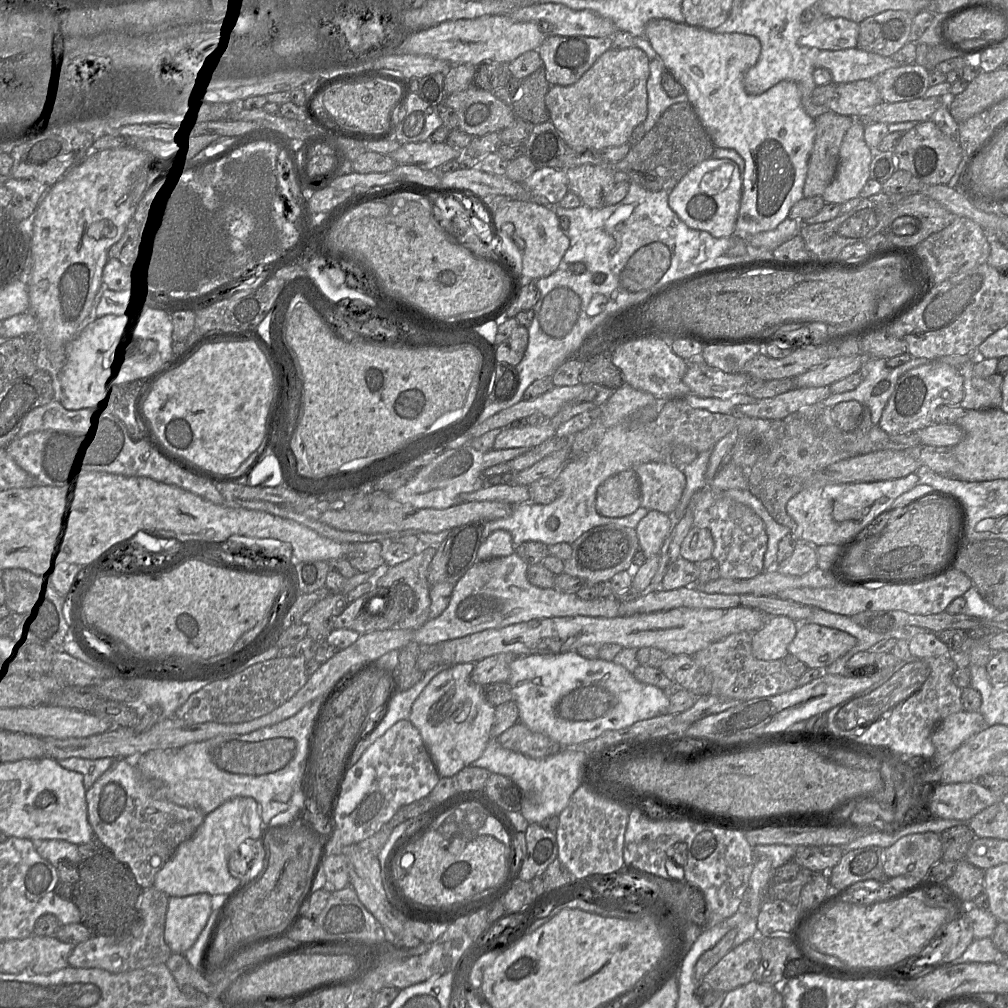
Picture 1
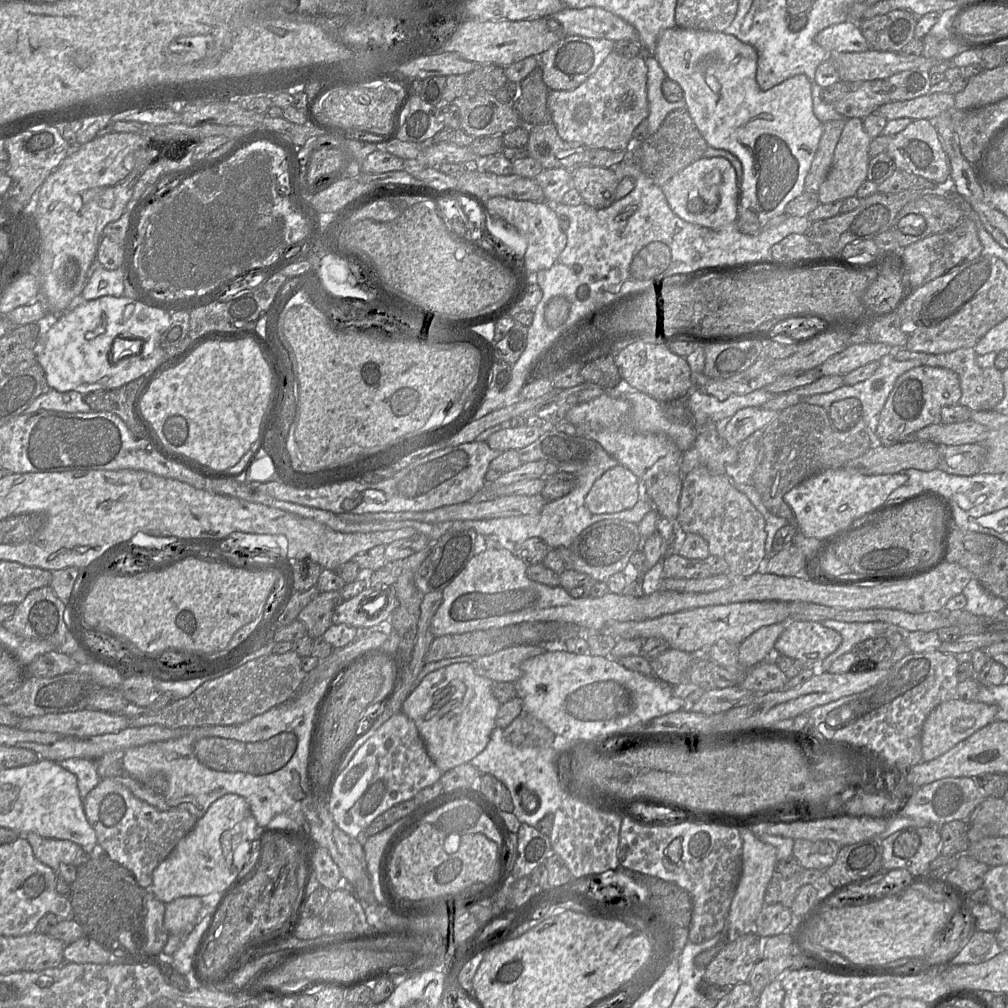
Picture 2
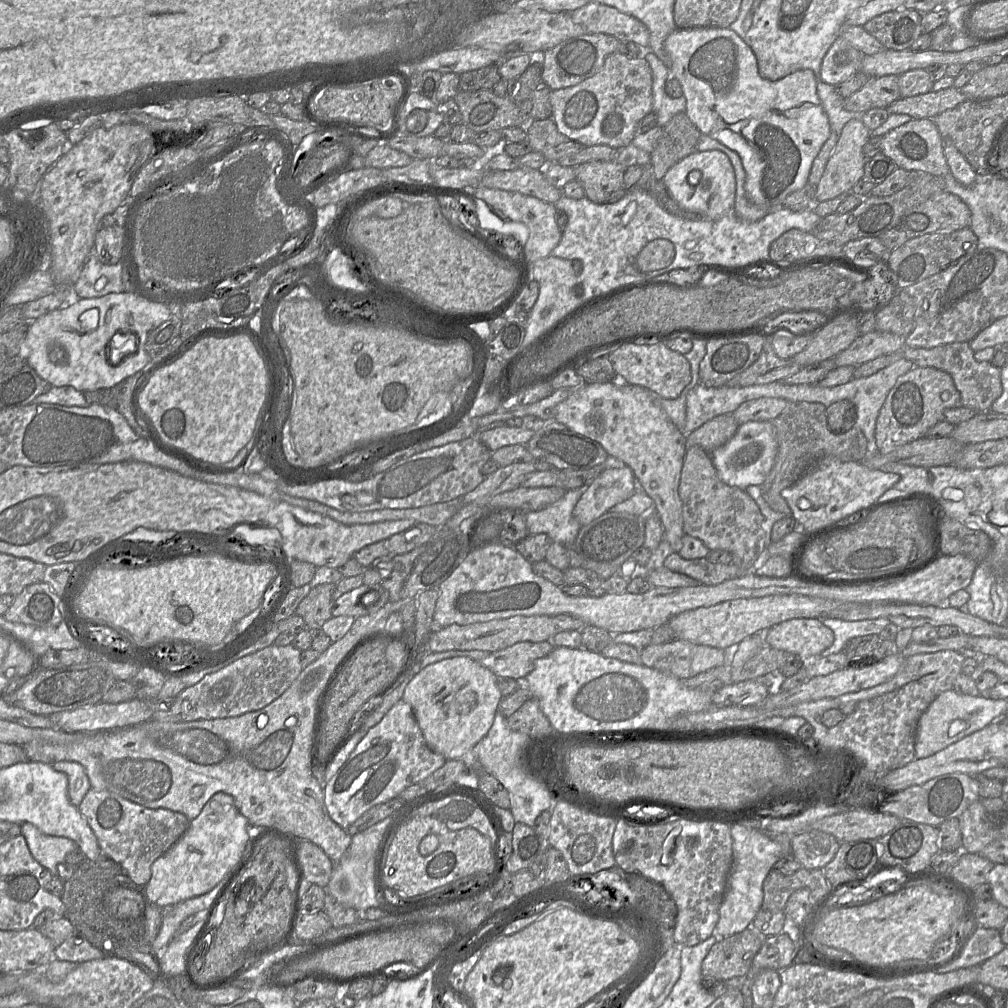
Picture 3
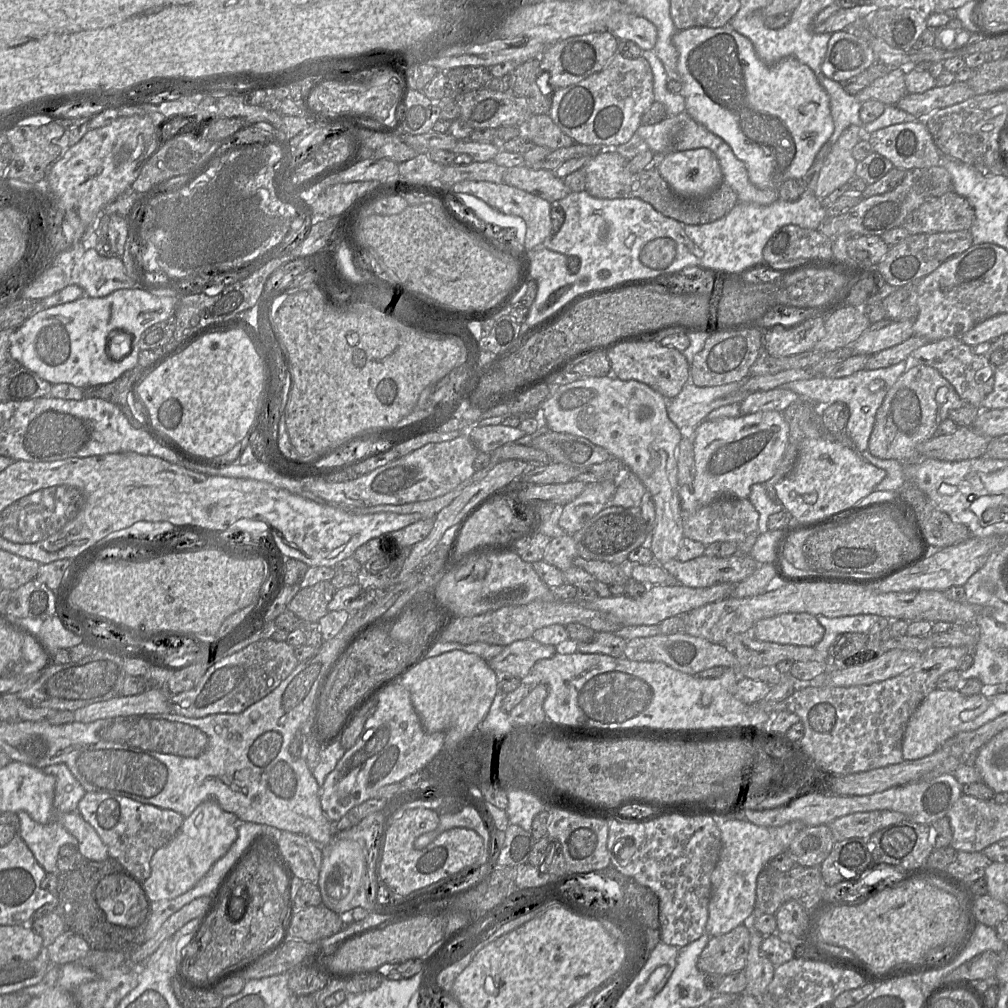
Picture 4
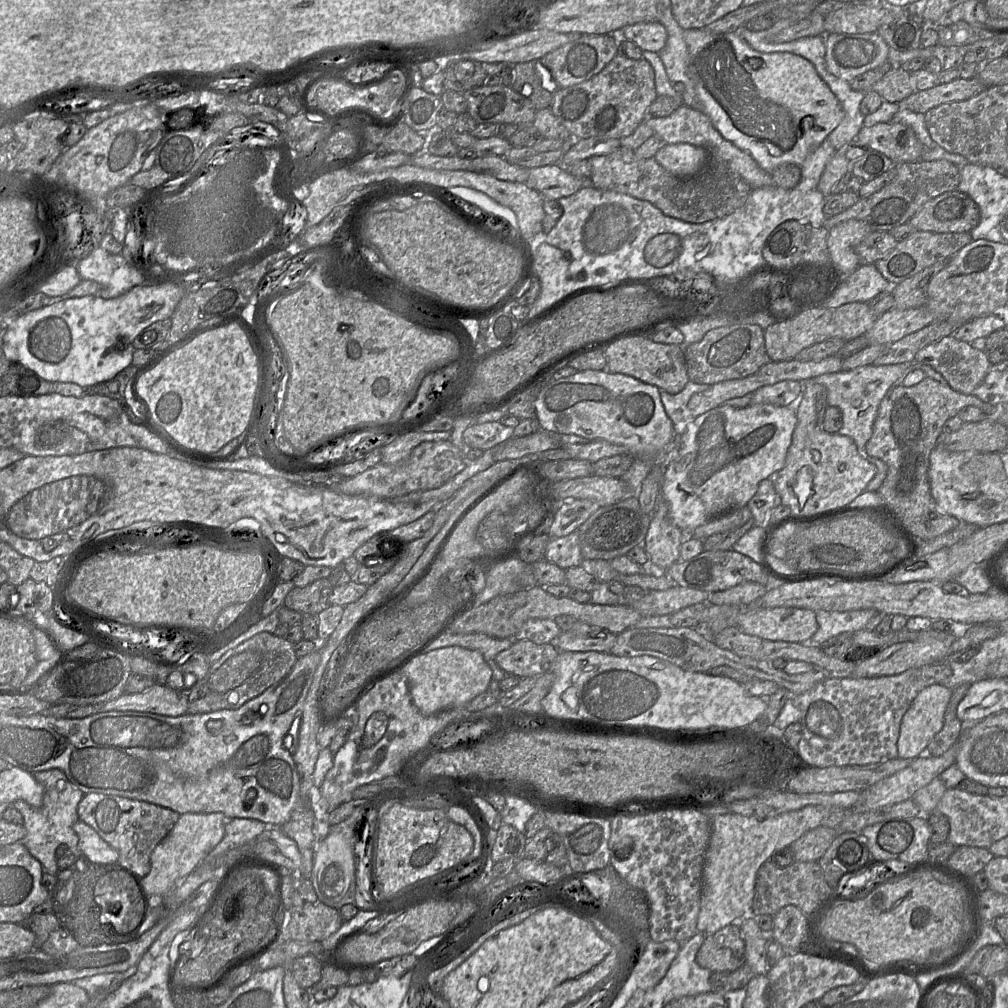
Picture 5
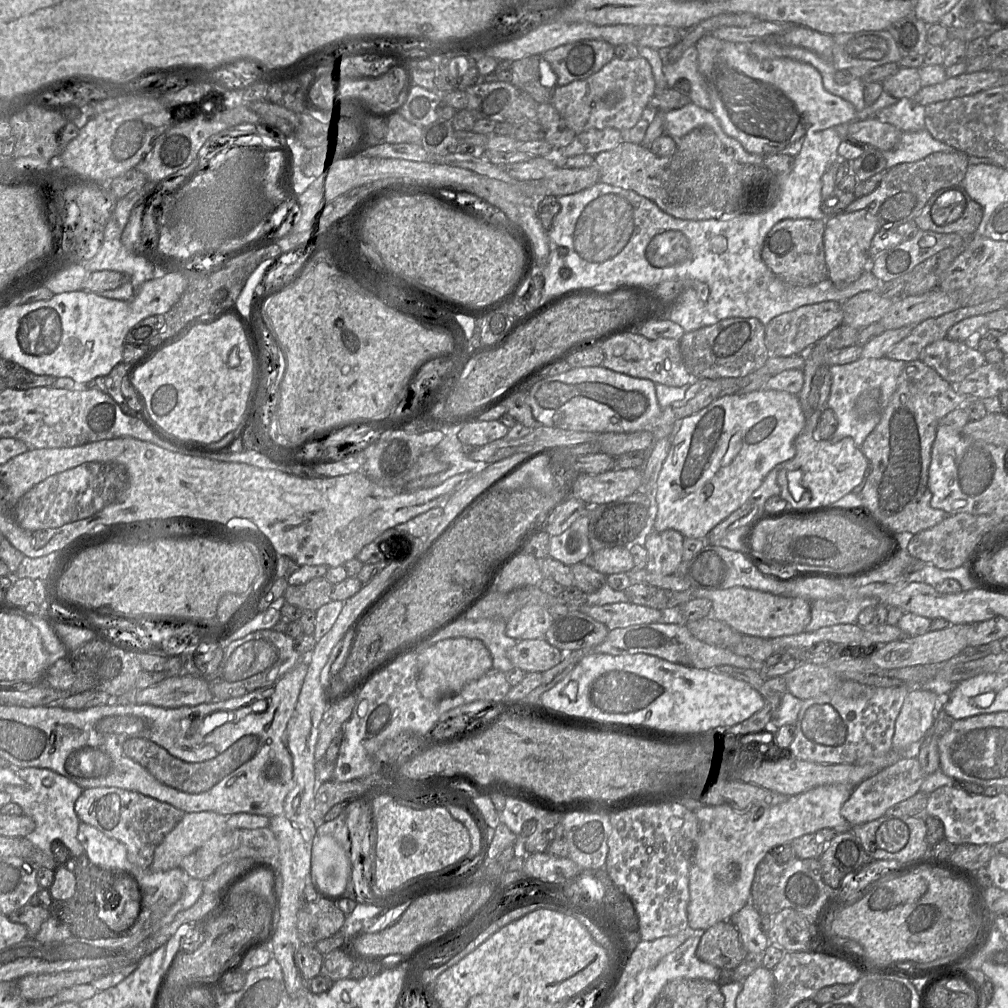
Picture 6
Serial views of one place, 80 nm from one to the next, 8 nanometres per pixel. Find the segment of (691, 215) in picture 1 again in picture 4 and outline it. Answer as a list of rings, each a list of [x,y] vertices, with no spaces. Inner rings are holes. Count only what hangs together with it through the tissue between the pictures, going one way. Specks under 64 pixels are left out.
[[[707,148],[656,156],[656,166],[671,189],[682,197],[707,196],[723,182],[718,159]]]

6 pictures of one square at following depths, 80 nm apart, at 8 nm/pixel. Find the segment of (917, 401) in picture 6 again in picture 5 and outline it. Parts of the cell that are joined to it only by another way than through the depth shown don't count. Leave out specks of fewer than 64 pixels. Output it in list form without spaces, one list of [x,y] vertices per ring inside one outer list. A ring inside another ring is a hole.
[[[912,363],[902,373],[902,375],[893,384],[893,386],[889,389],[889,391],[887,392],[885,397],[882,399],[882,401],[879,405],[877,417],[874,422],[874,425],[873,425],[872,436],[866,444],[865,451],[869,456],[874,457],[874,458],[878,458],[886,464],[886,466],[887,466],[886,477],[885,477],[882,485],[877,490],[877,493],[881,497],[882,503],[886,503],[888,506],[890,506],[894,510],[894,512],[901,519],[903,525],[907,528],[908,531],[910,531],[917,538],[917,540],[933,539],[933,538],[940,536],[944,533],[952,531],[960,523],[959,519],[957,519],[956,517],[951,516],[949,514],[941,512],[939,510],[939,508],[937,507],[937,504],[936,504],[934,498],[932,497],[931,490],[930,490],[930,484],[929,484],[929,479],[928,479],[928,468],[929,468],[930,453],[934,449],[934,447],[938,444],[938,439],[939,439],[940,435],[942,434],[942,427],[943,427],[944,423],[950,417],[957,415],[957,413],[961,409],[963,409],[967,406],[975,406],[975,407],[981,409],[986,416],[990,416],[990,415],[994,414],[995,411],[1000,411],[1000,407],[1005,407],[1005,406],[994,406],[994,405],[988,404],[986,402],[983,402],[978,397],[976,397],[972,394],[962,394],[960,392],[955,391],[954,389],[952,389],[952,387],[948,384],[948,382],[944,379],[944,377],[939,372],[934,370],[932,367],[925,365],[925,364],[922,364],[922,363]]]

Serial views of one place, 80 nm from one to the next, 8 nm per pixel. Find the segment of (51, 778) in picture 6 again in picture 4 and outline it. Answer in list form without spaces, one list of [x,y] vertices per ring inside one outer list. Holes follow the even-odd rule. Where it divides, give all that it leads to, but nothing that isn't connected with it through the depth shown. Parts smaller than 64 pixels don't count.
[[[55,764],[42,769],[45,774],[55,777],[53,806],[58,814],[77,811],[78,803],[86,794],[65,764]],[[25,811],[16,813],[20,819],[19,836],[26,843],[37,862],[47,873],[59,875],[57,860],[63,845],[78,849],[77,839],[55,818],[47,824],[34,821]]]

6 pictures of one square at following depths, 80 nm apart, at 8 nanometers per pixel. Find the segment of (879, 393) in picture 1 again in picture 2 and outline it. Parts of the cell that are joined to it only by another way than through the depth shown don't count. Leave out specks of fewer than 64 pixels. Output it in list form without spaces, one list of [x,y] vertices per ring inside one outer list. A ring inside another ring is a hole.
[[[887,354],[879,360],[879,368],[874,374],[863,382],[857,383],[852,386],[843,385],[838,389],[824,394],[811,395],[804,398],[803,402],[828,408],[832,403],[843,400],[846,398],[856,398],[860,401],[862,406],[862,418],[865,420],[868,427],[868,434],[870,437],[870,448],[882,445],[876,436],[876,430],[879,423],[880,413],[887,401],[889,394],[891,393],[897,378],[903,373],[909,371],[912,368],[921,366],[922,364],[916,360],[898,361],[894,358],[893,354]]]

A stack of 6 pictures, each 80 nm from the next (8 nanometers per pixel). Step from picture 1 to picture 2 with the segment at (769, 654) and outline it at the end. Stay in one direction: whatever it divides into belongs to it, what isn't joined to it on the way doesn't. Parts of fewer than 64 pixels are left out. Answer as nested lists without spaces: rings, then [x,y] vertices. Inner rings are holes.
[[[786,622],[762,627],[739,644],[738,662],[740,666],[751,668],[765,660],[775,643],[785,630]]]

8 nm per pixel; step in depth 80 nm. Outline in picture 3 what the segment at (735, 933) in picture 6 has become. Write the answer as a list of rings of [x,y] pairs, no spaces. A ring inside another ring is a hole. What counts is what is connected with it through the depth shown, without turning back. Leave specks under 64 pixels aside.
[[[752,927],[718,940],[702,962],[702,975],[721,981],[746,976],[762,943],[763,937]]]

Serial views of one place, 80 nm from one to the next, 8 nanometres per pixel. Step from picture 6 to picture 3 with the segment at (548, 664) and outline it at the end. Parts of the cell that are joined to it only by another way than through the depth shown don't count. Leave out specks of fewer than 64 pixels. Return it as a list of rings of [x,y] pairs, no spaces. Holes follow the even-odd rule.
[[[519,642],[505,649],[492,652],[480,664],[497,677],[509,677],[522,683],[533,670],[537,659],[550,654],[554,645],[546,642]]]

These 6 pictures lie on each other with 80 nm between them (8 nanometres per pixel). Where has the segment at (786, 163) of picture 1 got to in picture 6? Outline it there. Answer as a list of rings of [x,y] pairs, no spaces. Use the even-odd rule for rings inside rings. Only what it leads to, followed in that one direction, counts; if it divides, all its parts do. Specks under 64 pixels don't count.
[[[712,35],[703,36],[695,45],[699,71],[704,78],[714,115],[724,131],[752,154],[786,154],[795,157],[807,135],[857,119],[854,106],[827,91],[820,73],[810,64],[790,58],[759,60],[749,53],[746,44],[720,40]]]

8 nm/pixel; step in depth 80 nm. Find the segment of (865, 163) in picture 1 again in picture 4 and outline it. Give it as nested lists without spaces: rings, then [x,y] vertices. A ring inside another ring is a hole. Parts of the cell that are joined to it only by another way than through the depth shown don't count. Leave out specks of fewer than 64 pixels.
[[[863,126],[846,128],[827,154],[815,187],[815,195],[823,199],[855,177],[857,161],[852,156],[855,145],[863,138]]]

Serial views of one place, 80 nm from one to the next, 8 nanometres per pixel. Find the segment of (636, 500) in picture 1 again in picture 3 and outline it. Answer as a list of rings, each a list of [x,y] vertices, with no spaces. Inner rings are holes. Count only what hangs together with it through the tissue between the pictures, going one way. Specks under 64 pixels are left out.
[[[628,466],[605,469],[584,491],[573,515],[581,526],[601,517],[636,490],[636,478]]]

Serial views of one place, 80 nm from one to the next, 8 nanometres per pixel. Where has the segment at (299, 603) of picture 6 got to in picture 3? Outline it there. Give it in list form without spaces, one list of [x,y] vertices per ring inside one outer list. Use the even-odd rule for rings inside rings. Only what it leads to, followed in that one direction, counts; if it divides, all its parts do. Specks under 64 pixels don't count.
[[[322,584],[316,586],[301,601],[296,615],[304,620],[308,629],[319,629],[332,617],[332,606],[340,596],[336,585]]]

